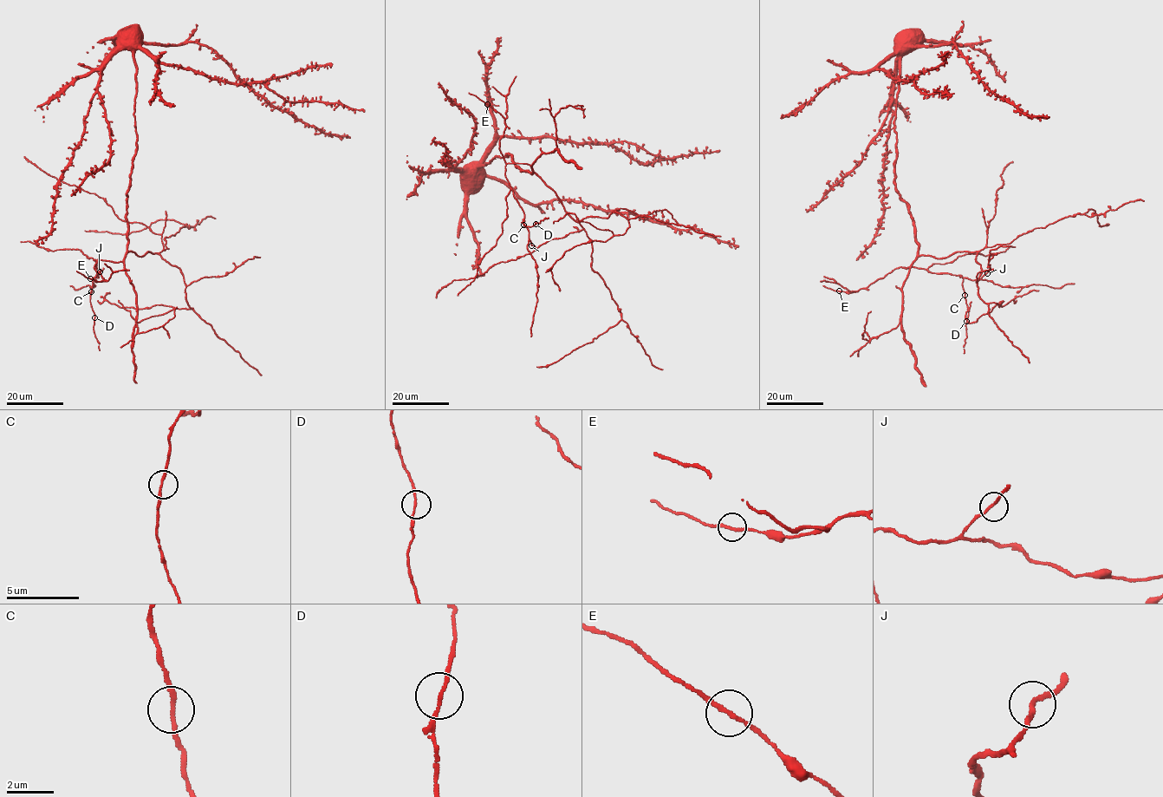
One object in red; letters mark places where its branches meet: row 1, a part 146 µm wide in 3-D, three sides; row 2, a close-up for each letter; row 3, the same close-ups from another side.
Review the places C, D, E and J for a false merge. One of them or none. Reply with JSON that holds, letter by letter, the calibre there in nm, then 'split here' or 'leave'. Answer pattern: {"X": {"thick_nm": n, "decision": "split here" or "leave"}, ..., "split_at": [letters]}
{"C": {"thick_nm": 170, "decision": "leave"}, "D": {"thick_nm": 130, "decision": "leave"}, "E": {"thick_nm": 170, "decision": "leave"}, "J": {"thick_nm": 180, "decision": "leave"}, "split_at": []}

